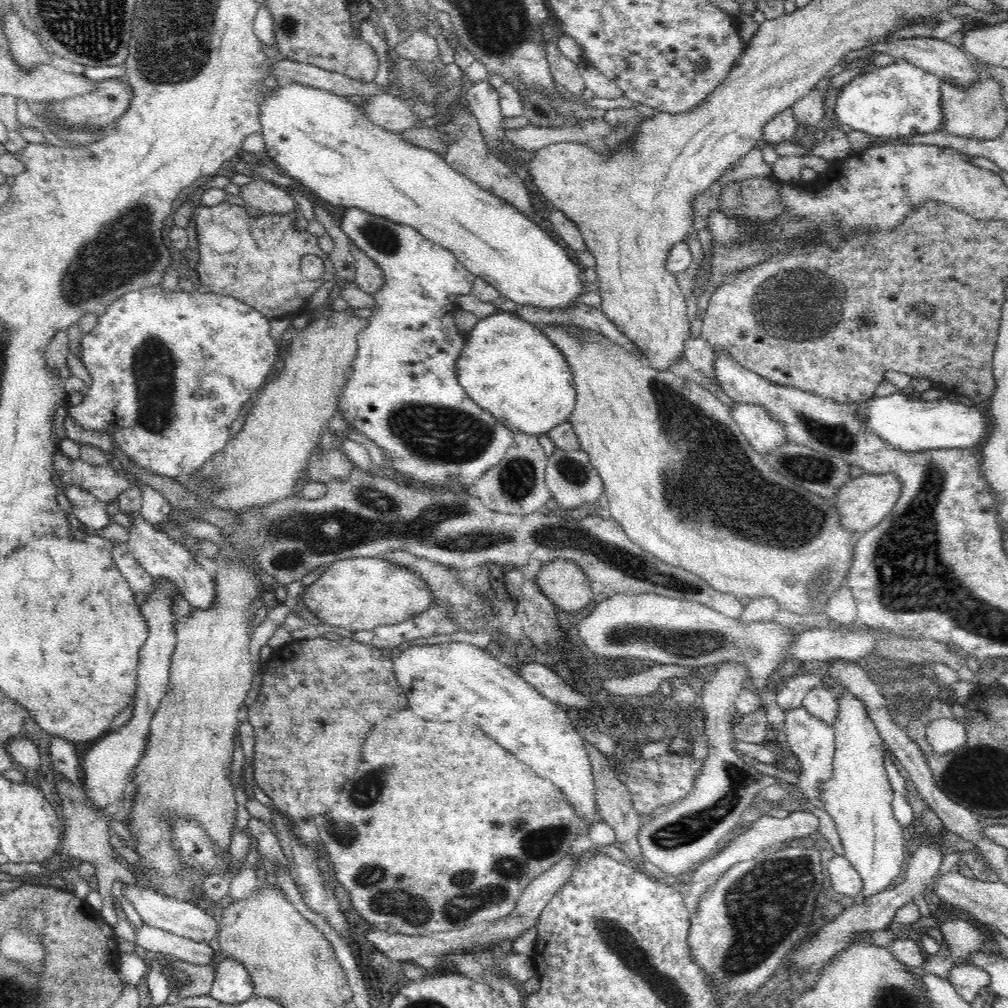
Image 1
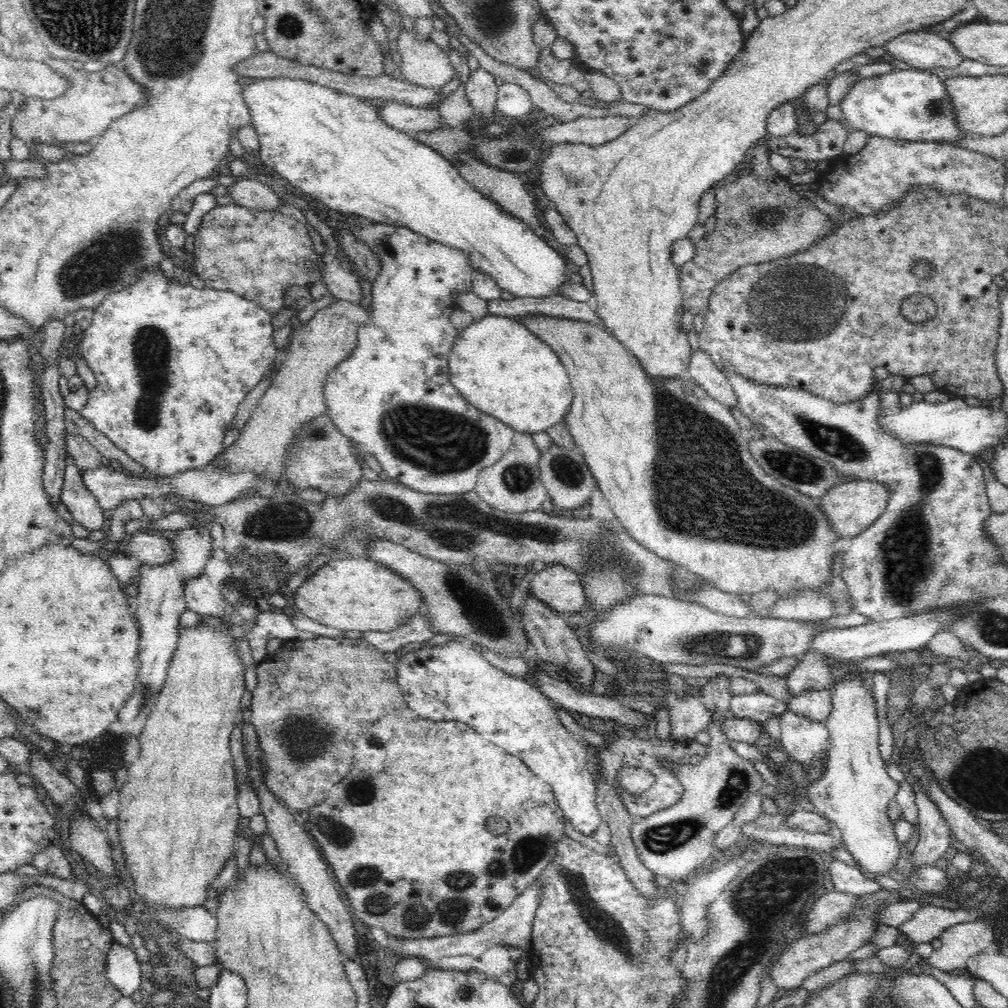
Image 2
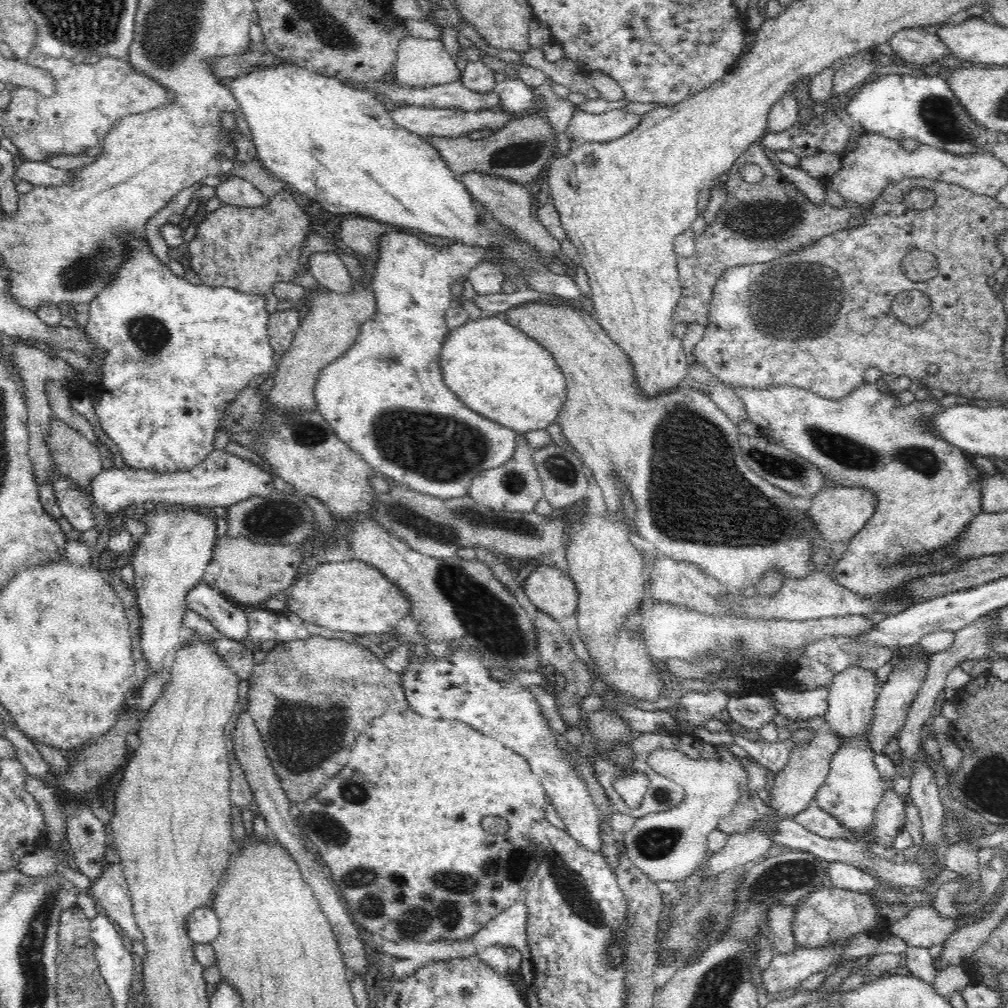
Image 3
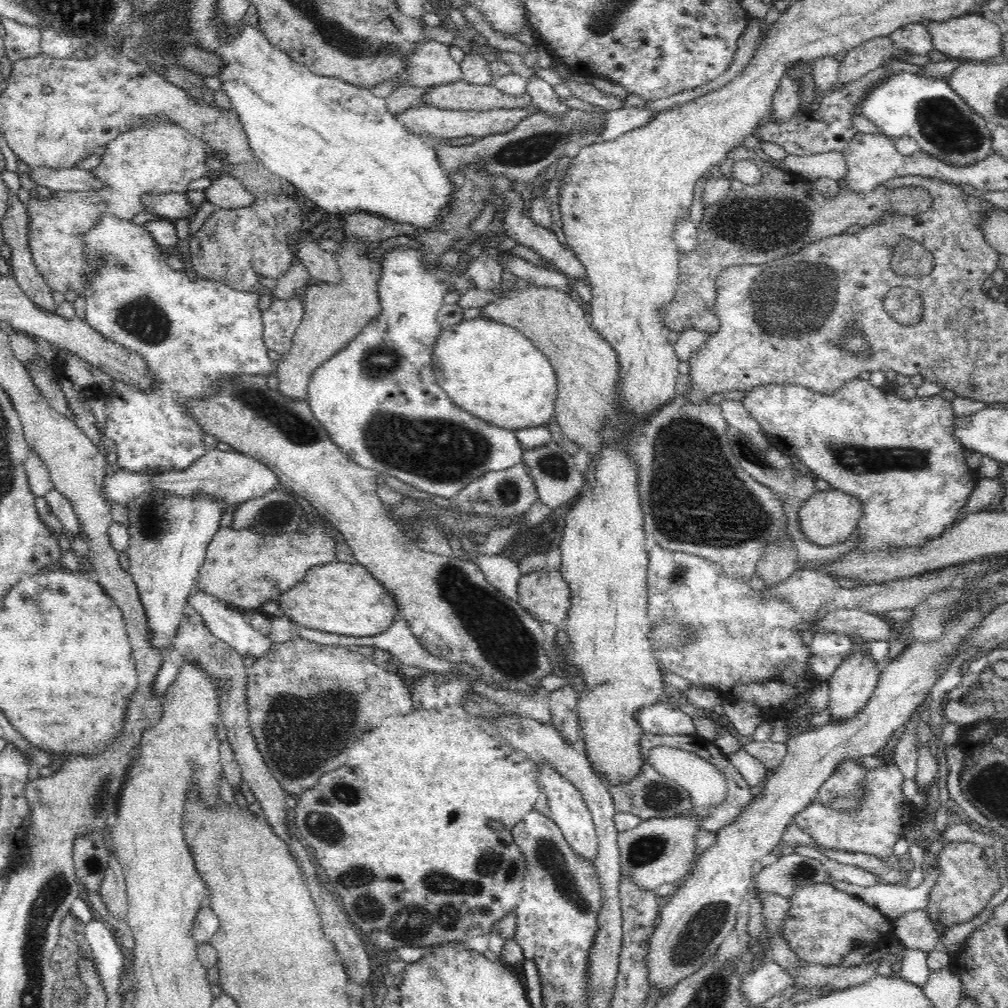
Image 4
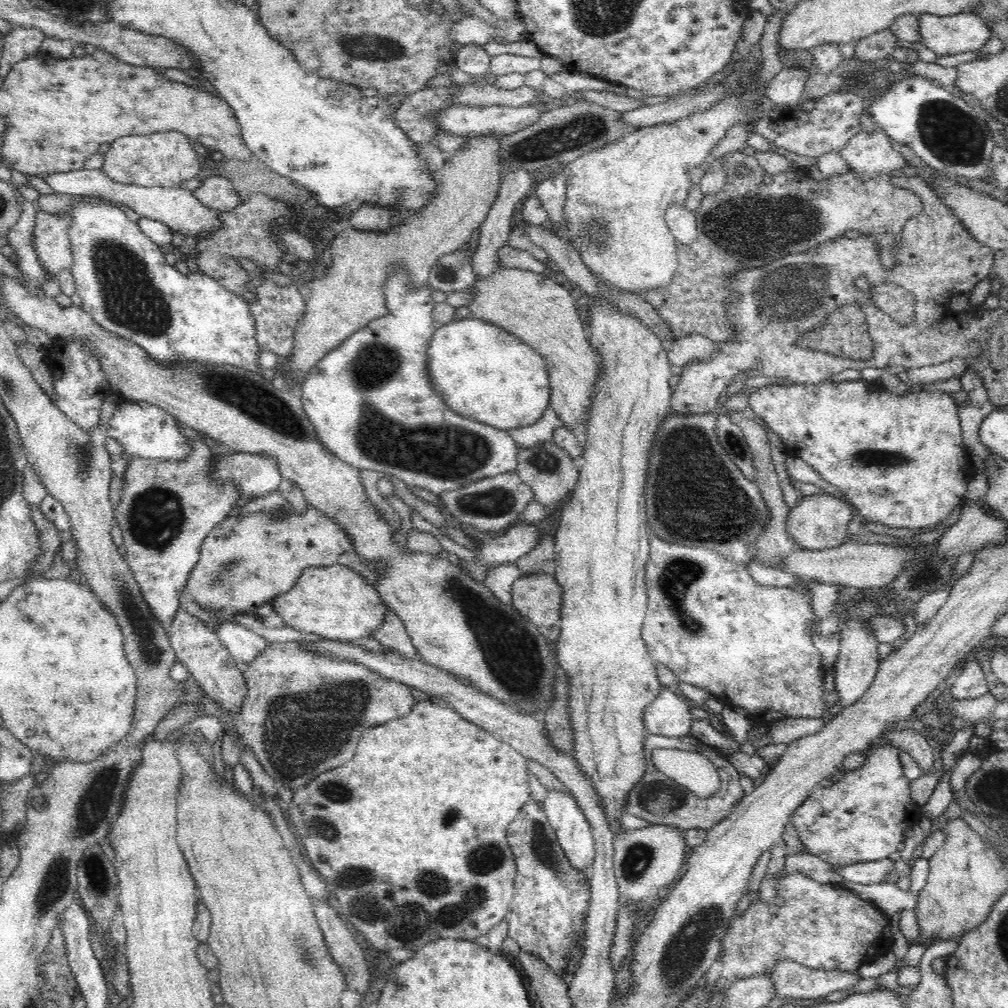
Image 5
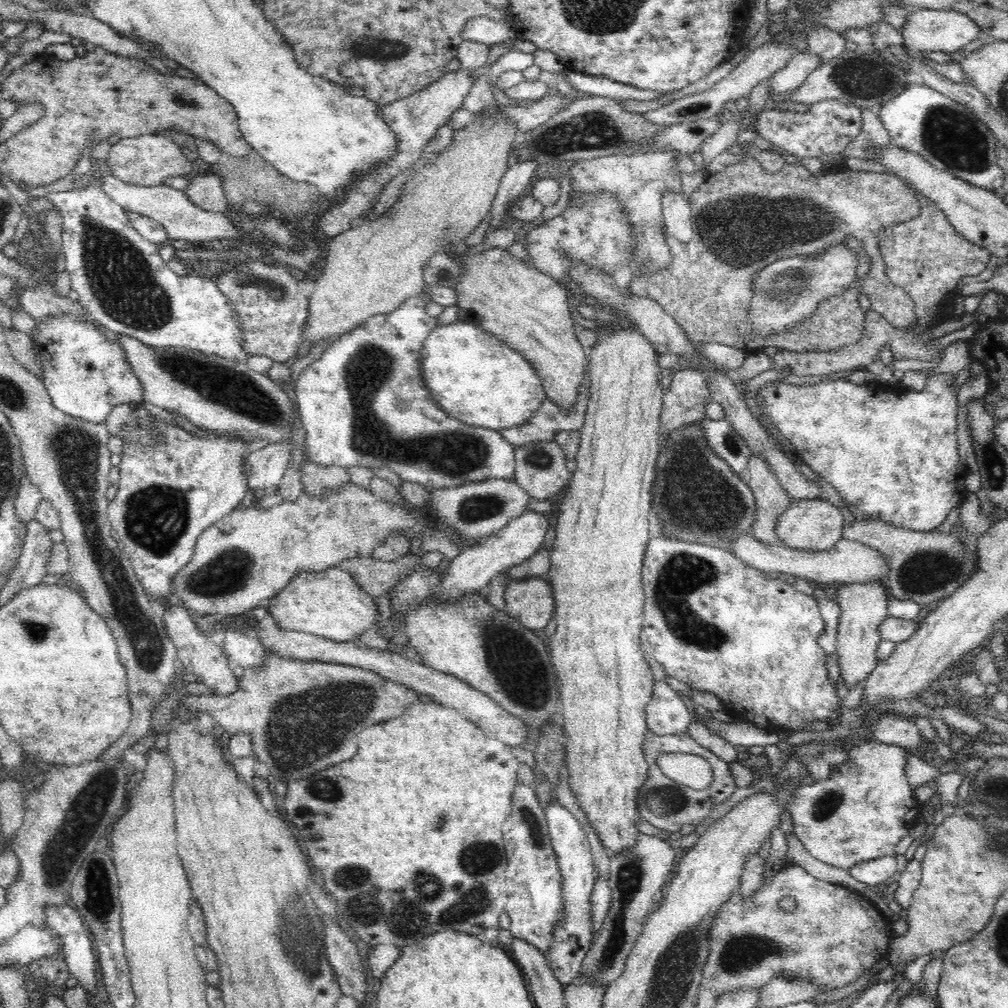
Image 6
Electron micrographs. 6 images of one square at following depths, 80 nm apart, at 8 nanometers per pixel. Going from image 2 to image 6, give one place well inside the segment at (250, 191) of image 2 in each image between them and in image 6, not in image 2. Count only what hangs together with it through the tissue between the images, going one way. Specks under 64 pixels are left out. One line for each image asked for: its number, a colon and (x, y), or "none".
3: (233, 191)
4: (227, 192)
5: (217, 192)
6: (209, 192)

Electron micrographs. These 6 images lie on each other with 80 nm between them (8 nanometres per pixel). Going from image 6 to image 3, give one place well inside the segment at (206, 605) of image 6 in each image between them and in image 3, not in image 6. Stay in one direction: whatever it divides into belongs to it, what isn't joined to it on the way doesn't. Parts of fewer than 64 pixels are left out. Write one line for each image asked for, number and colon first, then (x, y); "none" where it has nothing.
3: (250, 573)
4: (244, 569)
5: (244, 563)

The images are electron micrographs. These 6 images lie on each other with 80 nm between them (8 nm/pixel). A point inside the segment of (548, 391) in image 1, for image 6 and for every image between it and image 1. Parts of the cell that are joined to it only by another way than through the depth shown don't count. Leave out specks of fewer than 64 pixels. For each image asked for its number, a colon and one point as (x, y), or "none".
2: (499, 366)
3: (498, 371)
4: (491, 370)
5: (481, 371)
6: (473, 376)

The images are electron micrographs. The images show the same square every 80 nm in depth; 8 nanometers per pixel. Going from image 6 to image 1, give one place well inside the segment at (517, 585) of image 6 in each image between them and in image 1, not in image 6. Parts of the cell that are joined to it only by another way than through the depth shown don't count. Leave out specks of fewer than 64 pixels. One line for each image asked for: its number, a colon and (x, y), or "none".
1: (562, 581)
2: (558, 586)
3: (550, 589)
4: (544, 594)
5: (538, 598)

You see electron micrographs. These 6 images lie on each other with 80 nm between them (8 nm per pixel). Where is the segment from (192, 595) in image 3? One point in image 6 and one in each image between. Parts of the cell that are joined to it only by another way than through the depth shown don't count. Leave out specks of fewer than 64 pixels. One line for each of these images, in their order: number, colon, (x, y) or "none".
4: (231, 626)
5: (243, 645)
6: (243, 650)

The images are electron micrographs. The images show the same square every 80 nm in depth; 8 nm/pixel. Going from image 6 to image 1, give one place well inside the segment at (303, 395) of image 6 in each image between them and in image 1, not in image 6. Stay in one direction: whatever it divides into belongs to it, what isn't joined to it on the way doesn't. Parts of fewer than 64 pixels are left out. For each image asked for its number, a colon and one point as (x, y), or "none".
1: (403, 393)
2: (393, 396)
3: (386, 398)
4: (379, 400)
5: (373, 405)

